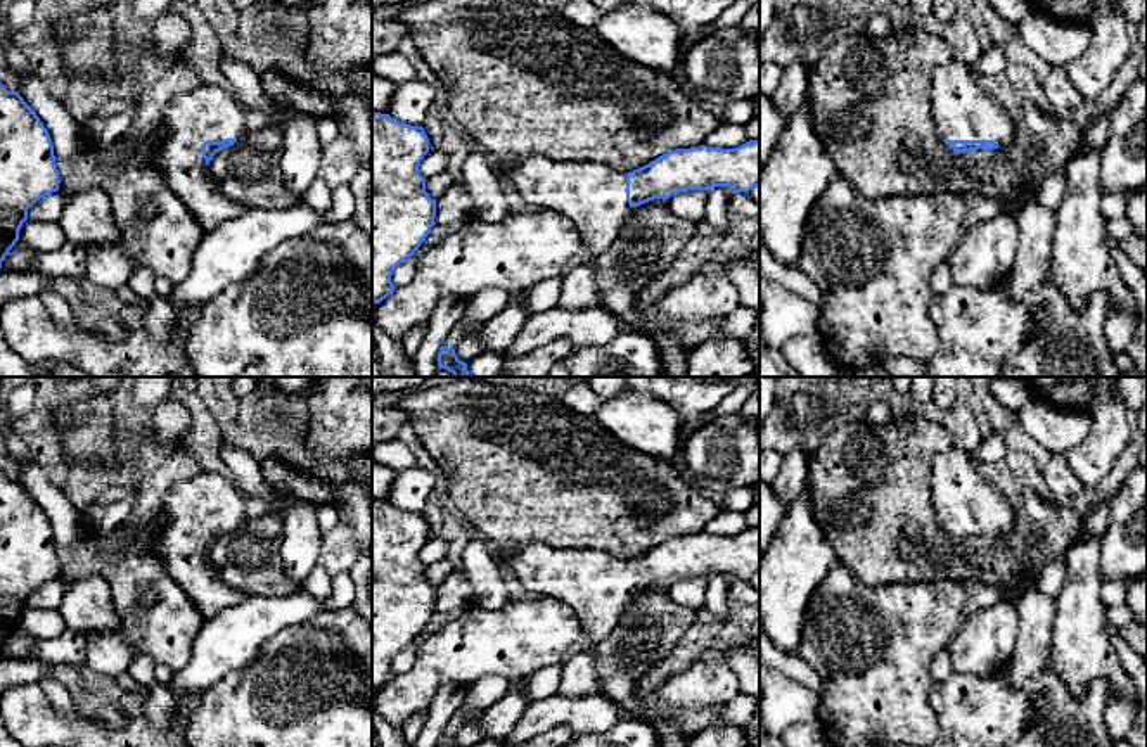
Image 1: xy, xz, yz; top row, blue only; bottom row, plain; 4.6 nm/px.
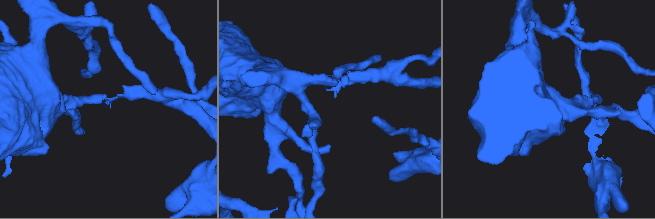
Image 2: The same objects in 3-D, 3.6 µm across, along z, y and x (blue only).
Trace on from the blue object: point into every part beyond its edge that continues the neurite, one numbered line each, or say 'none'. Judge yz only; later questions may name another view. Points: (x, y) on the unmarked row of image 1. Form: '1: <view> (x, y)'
1: yz (961, 497)

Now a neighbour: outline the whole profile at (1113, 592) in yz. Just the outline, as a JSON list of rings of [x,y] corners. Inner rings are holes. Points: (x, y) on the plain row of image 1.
[[[1104,581],[1102,602],[1105,609],[1125,605],[1126,603],[1126,583],[1125,581]]]

